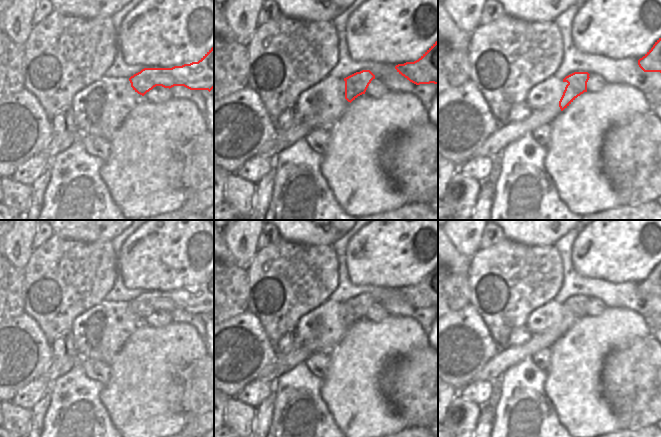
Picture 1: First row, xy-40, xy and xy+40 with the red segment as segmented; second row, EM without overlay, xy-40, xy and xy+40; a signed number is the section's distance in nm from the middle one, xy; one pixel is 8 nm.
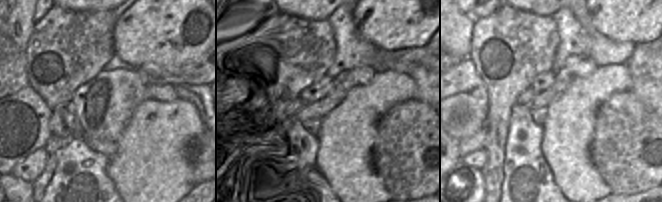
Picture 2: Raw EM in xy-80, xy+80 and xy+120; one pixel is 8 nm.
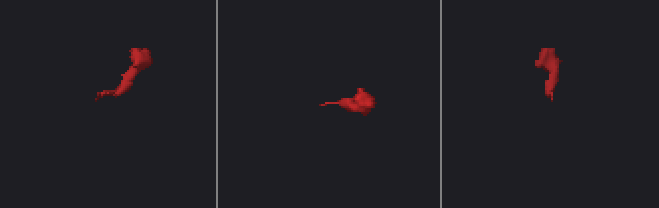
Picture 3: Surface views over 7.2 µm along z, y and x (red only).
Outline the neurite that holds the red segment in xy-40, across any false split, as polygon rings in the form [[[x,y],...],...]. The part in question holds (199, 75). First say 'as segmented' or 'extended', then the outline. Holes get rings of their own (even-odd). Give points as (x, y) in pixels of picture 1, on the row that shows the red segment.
as segmented; [[[214,45],[198,61],[172,68],[144,68],[129,78],[135,92],[144,96],[156,86],[184,86],[190,90],[214,88]]]

